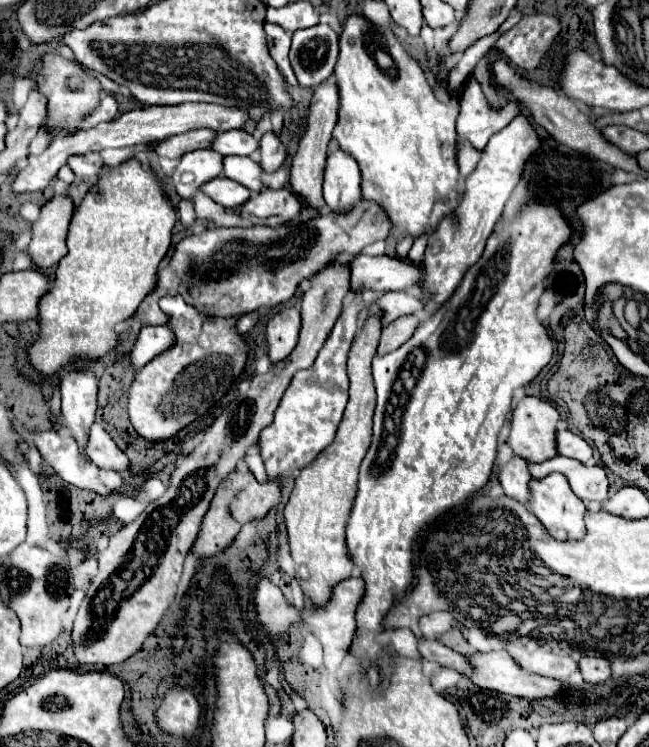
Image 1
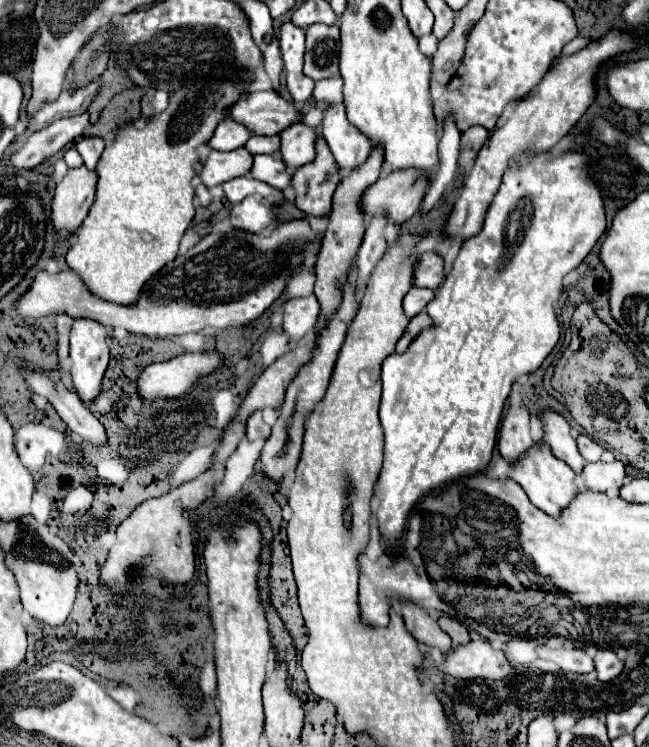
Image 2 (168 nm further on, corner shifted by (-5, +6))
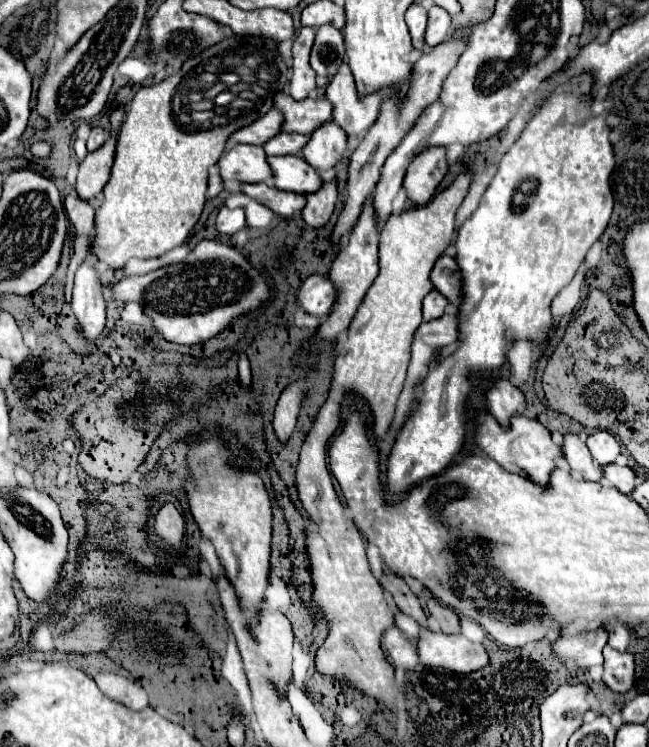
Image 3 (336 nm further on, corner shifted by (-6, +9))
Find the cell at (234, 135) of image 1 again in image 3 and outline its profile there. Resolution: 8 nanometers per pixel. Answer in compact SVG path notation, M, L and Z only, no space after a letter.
M279 133L271 137L263 149L267 155L295 155L303 149L307 143L307 135L297 135L297 133Z

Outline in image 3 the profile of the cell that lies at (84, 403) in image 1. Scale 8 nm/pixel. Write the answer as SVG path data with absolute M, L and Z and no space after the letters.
M87 257L87 261L83 261L75 273L71 309L83 329L85 341L95 343L95 339L105 329L105 323L107 323L105 309L107 307L105 307L105 301L101 295L101 281L97 275L93 257Z

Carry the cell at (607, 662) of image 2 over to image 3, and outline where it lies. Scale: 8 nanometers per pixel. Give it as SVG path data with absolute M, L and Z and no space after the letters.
M609 645L603 649L605 655L605 673L603 673L603 683L617 691L629 691L633 685L633 655L631 653L621 653L611 649Z

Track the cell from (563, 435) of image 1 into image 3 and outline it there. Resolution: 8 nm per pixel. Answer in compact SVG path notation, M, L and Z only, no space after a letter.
M597 431L593 435L589 435L587 439L587 447L591 451L591 457L599 463L599 465L607 465L613 463L617 459L617 455L621 453L619 443L615 441L615 437L607 431Z

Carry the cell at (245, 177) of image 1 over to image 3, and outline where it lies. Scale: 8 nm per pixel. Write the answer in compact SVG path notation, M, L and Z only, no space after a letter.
M299 155L267 157L267 163L271 165L273 185L277 189L293 191L293 193L311 193L321 187L319 175Z

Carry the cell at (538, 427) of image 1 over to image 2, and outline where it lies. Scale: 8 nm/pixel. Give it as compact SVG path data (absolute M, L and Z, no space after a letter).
M546 410L542 414L542 420L544 420L544 426L546 426L542 442L552 448L554 456L558 460L566 462L576 474L580 474L586 462L580 456L580 452L576 448L576 440L570 434L570 424L560 414L556 414L552 410Z

